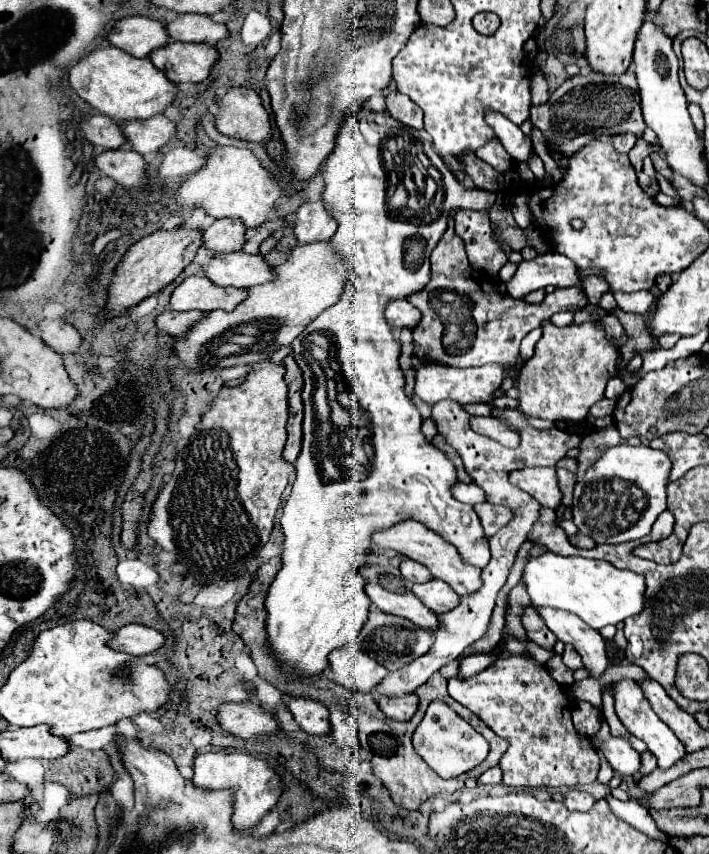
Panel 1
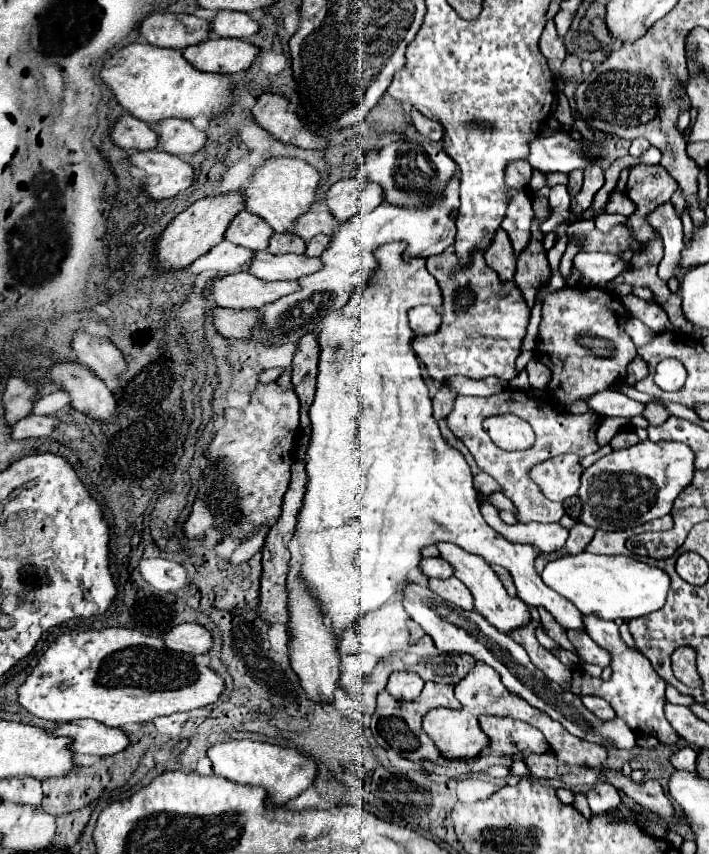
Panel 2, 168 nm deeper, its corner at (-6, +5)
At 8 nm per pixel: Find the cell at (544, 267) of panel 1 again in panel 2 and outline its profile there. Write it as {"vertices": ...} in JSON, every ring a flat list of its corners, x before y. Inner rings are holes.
{"vertices":[[579,252,573,258,573,268,581,274,581,284,603,288,603,284,617,277,629,266,615,254,589,254]]}

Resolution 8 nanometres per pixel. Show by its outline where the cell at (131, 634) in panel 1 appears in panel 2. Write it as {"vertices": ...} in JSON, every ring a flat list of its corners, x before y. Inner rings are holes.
{"vertices":[[179,624,163,634,163,642,175,652,203,654,211,648,211,634,199,624]]}

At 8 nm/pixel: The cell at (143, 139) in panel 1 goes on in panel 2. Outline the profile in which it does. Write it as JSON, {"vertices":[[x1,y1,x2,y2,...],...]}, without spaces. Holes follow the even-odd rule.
{"vertices":[[165,118,155,124,155,132,159,136,157,150,175,156,191,156,205,144,205,132,197,130,189,120,183,118]]}

